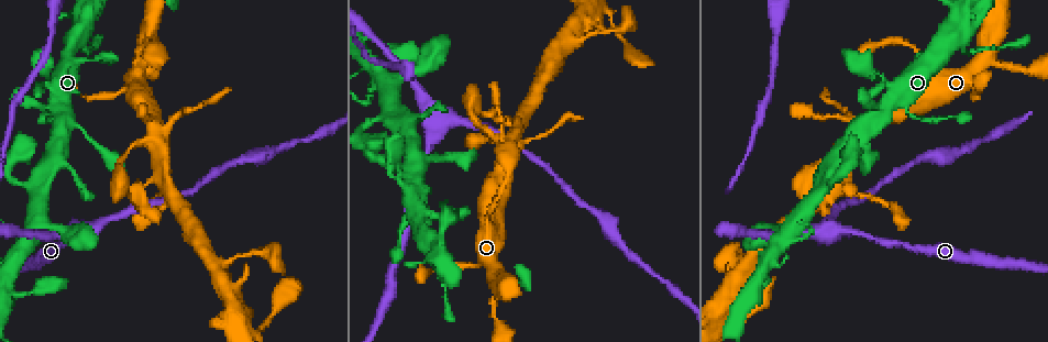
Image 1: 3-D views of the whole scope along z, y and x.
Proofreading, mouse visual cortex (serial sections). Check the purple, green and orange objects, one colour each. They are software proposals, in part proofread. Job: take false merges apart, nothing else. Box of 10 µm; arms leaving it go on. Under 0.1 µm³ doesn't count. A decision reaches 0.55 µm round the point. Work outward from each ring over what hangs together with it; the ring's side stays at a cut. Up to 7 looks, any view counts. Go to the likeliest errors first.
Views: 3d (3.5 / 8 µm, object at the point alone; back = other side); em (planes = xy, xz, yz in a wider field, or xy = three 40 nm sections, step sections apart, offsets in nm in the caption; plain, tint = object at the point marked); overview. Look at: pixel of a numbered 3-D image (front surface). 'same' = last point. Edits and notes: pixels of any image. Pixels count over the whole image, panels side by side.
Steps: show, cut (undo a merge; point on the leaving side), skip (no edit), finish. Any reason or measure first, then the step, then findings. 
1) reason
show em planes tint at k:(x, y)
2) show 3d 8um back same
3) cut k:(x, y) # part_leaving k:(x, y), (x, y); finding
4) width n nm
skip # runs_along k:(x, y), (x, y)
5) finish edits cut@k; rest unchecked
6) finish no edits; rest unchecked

three-way junction
show 3d 3.5um at 1:(446, 123)

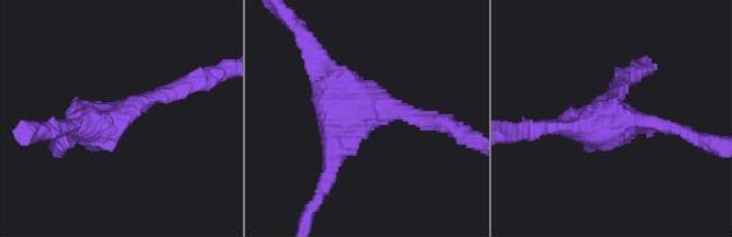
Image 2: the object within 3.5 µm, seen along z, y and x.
arms 3; arm_widths 200, 250, 250 nm
show em planes tint at 2:(366, 110)

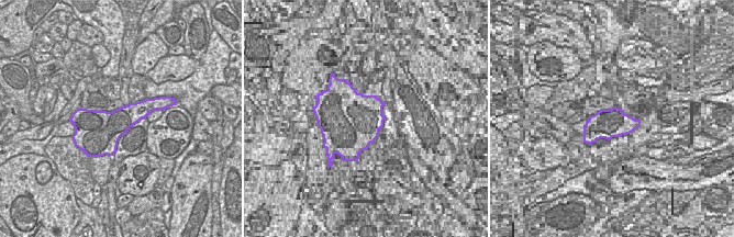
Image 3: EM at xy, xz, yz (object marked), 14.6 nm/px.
width 500 nm
skip # runs_along 2:(326, 180), (354, 112), (414, 117); continuous, no second cell

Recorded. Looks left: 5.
four arms meet
show 3d 3.5um at 1:(400, 80)

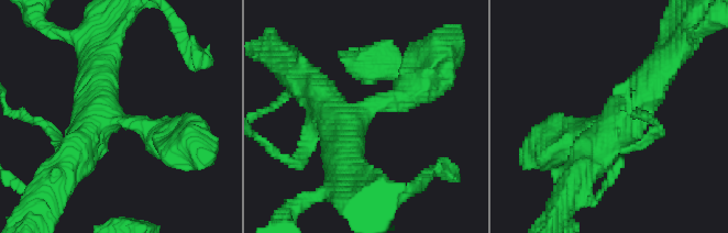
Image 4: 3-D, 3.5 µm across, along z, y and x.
arms 4
skip # runs_along 4:(670, 55), (583, 170); all the same cell

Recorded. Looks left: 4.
abrupt turn
show 3d 3.5um at 1:(524, 121)

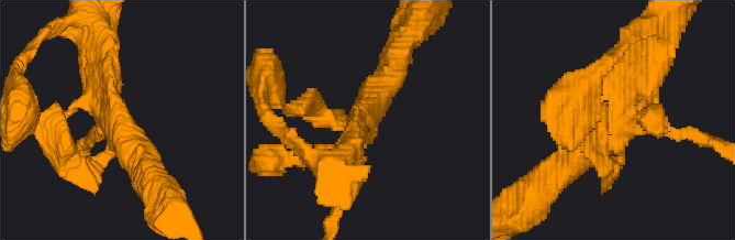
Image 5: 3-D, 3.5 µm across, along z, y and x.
arms 4
skip # runs_along 5:(649, 69), (613, 127), (563, 167); continuous, no second cell

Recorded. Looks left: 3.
finish no edits; rest unchecked

